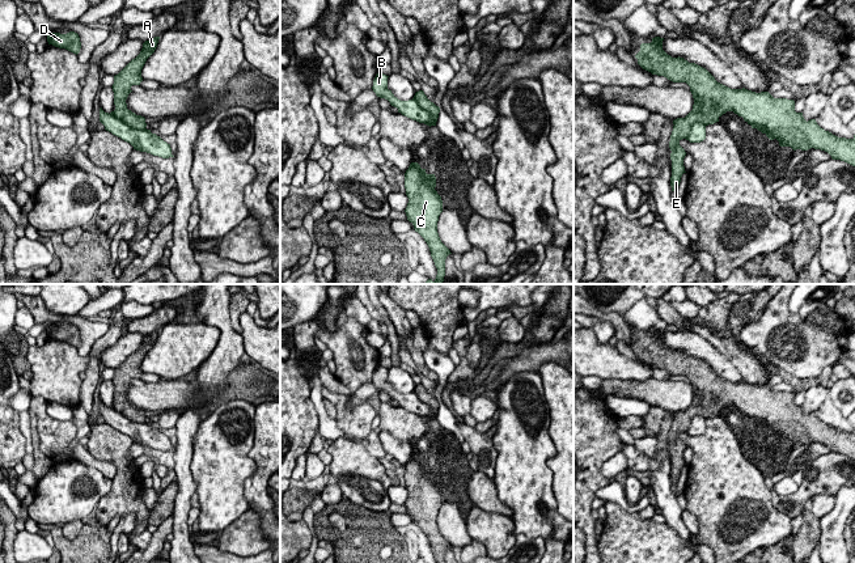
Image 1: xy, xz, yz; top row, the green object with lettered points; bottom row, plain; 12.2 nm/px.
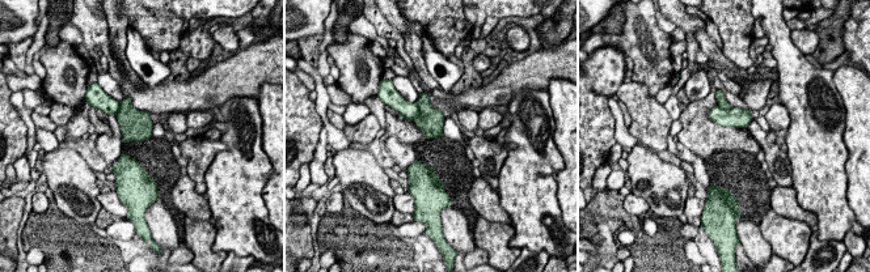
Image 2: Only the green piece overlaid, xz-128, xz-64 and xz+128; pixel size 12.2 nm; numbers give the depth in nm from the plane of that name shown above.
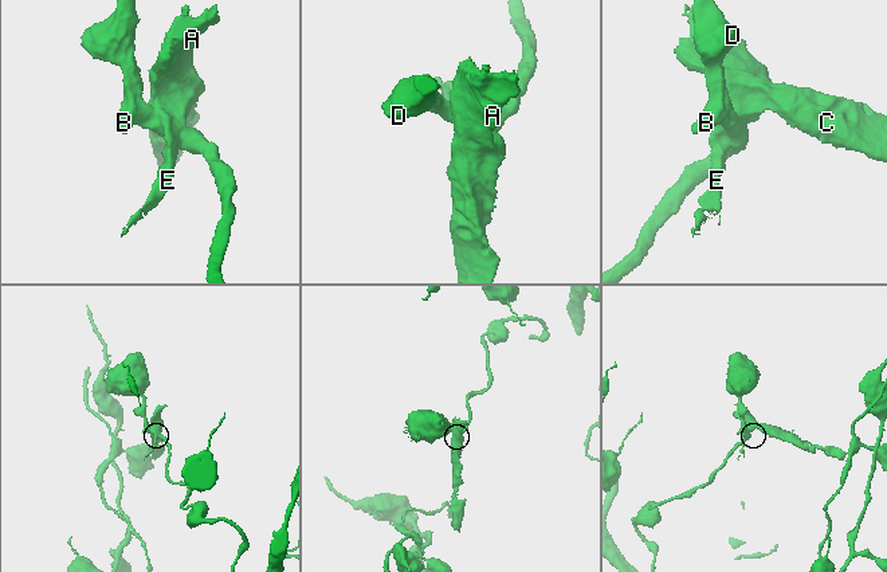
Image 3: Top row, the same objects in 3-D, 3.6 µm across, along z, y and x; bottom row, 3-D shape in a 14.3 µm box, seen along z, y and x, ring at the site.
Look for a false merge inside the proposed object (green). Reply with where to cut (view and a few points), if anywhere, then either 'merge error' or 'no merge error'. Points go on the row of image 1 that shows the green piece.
xy (110, 113), (135, 128), (145, 128) | merge error

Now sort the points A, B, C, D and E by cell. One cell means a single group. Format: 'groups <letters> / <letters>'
groups A C E / B D

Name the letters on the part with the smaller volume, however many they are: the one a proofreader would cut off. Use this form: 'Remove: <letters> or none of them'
Remove: A, C, E

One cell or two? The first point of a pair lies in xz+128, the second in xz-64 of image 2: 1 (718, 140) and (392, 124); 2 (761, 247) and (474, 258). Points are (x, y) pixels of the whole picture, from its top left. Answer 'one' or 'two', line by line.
1: one
2: two

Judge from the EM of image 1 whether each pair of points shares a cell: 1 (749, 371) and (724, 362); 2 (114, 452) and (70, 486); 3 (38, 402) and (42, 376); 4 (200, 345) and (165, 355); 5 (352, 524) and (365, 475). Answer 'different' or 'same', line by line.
1: different
2: different
3: different
4: same
5: different

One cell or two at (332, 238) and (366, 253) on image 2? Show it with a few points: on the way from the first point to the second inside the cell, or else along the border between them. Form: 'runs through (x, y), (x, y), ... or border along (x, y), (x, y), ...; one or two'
runs through (340, 246), (347, 251), (358, 251); one

